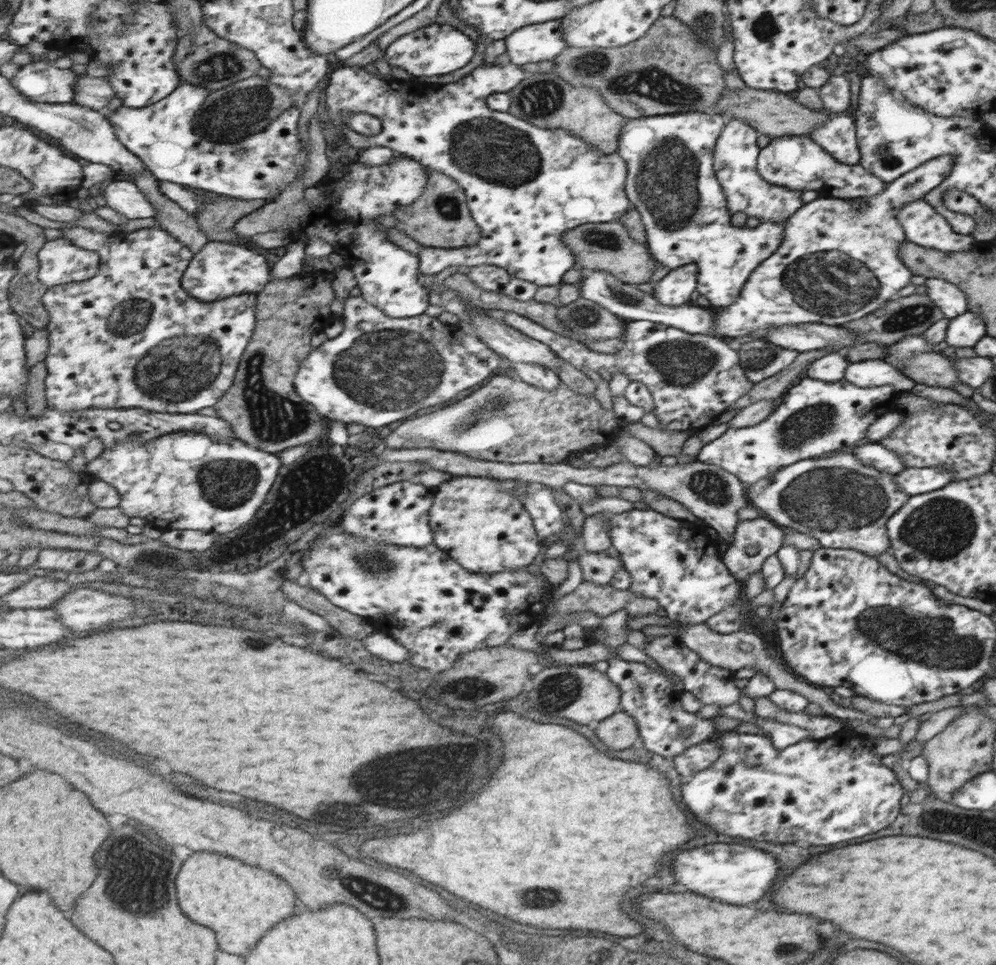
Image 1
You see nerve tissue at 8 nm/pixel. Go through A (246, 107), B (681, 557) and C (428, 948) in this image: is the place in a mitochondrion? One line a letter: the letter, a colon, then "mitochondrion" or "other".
A: mitochondrion
B: other
C: other

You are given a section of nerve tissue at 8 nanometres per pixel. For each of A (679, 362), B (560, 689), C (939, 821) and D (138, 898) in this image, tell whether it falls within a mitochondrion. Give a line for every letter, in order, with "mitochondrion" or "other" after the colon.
A: mitochondrion
B: mitochondrion
C: mitochondrion
D: mitochondrion

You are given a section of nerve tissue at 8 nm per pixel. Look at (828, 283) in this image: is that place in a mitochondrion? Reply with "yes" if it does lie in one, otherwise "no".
yes

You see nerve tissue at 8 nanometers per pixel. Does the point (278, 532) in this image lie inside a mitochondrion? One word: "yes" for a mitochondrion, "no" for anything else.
no

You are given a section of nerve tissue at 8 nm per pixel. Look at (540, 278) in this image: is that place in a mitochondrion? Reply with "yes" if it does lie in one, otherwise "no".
no

